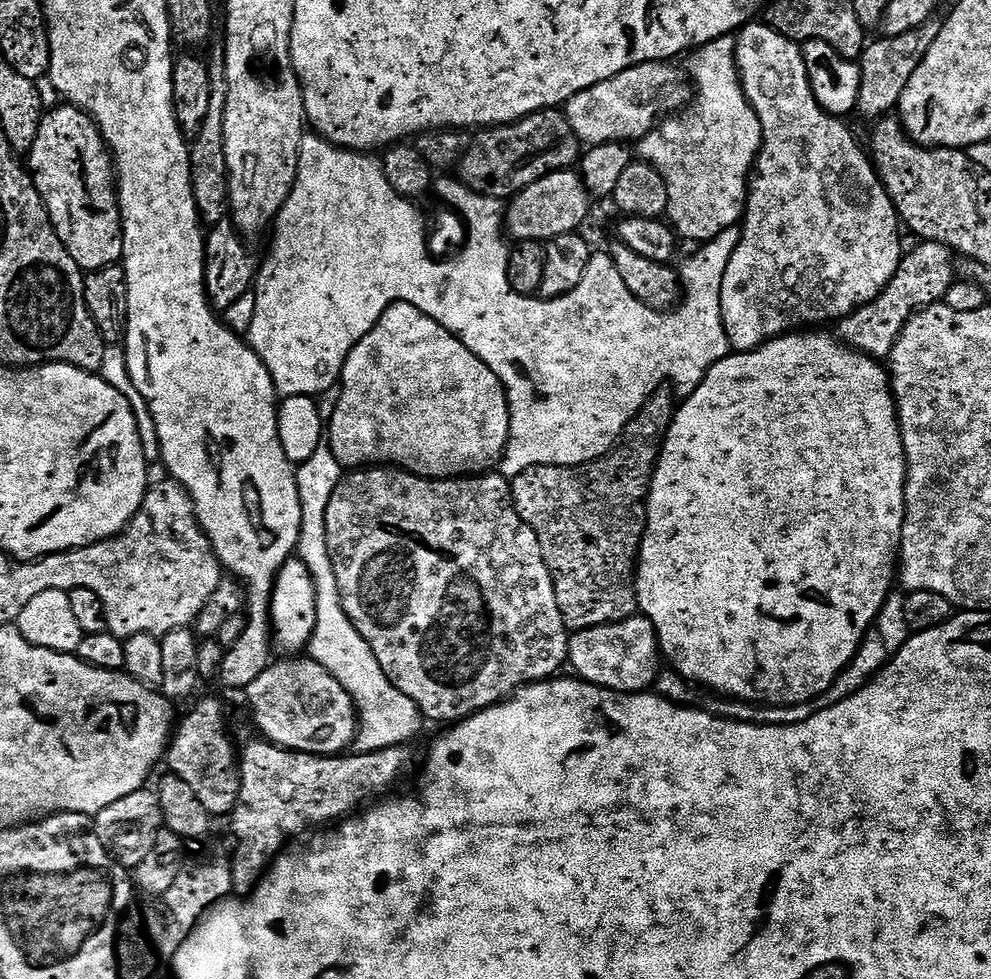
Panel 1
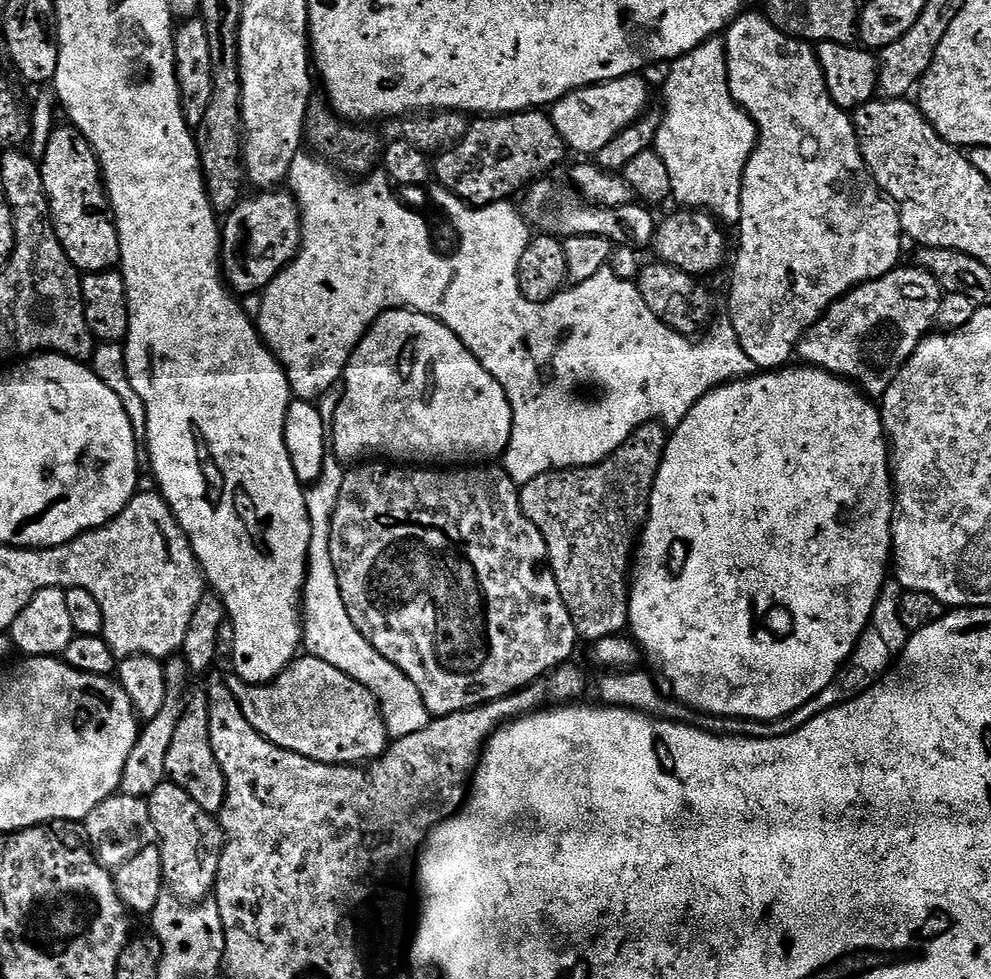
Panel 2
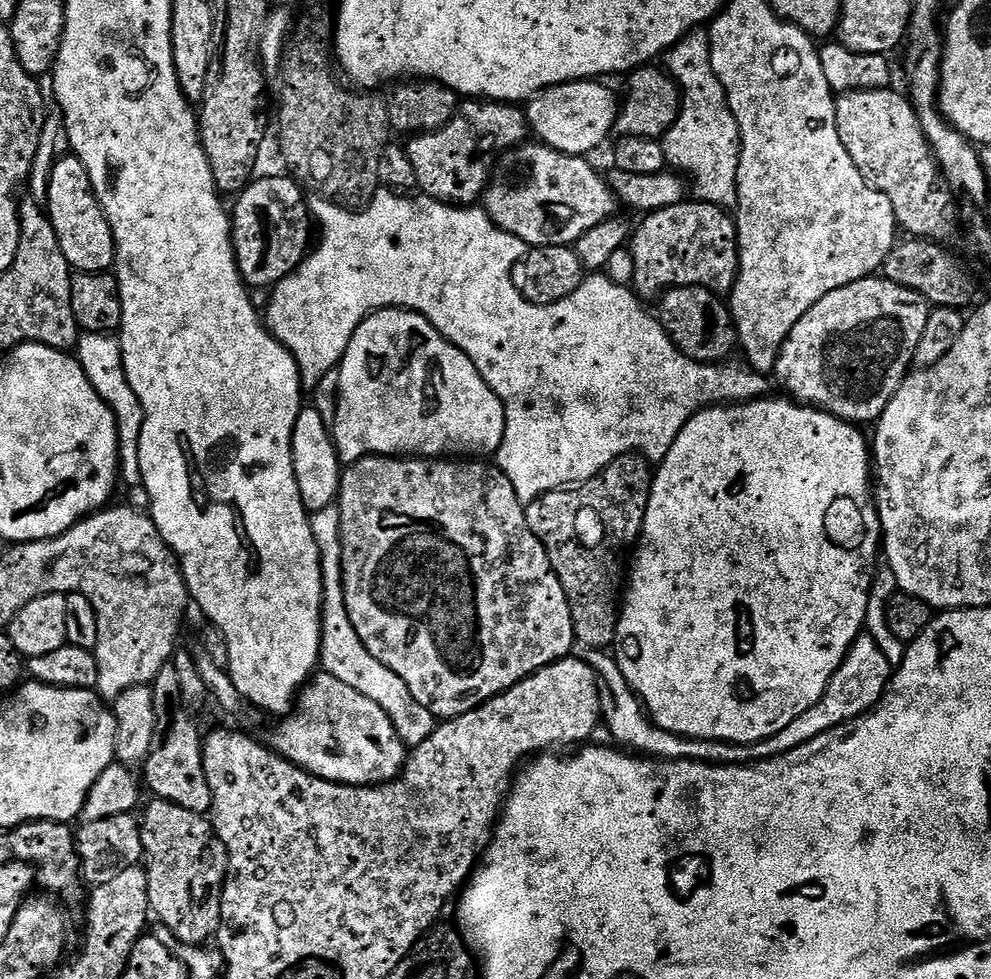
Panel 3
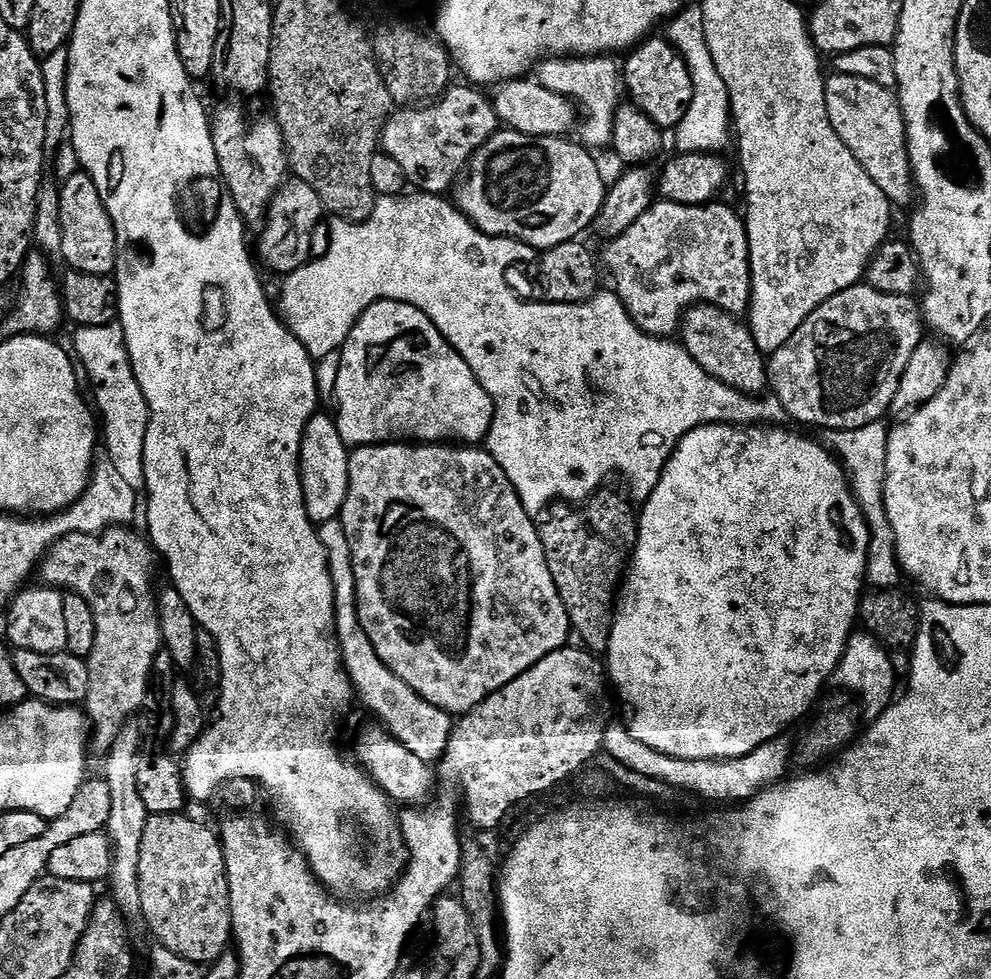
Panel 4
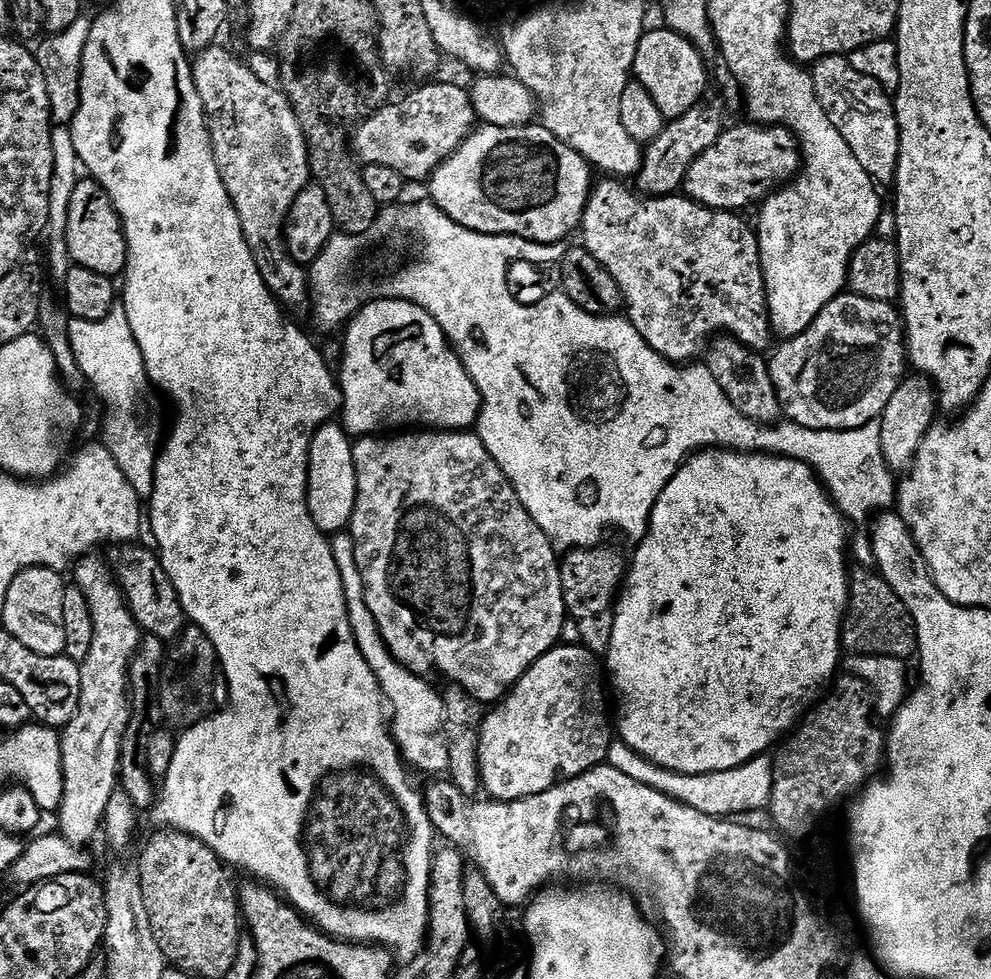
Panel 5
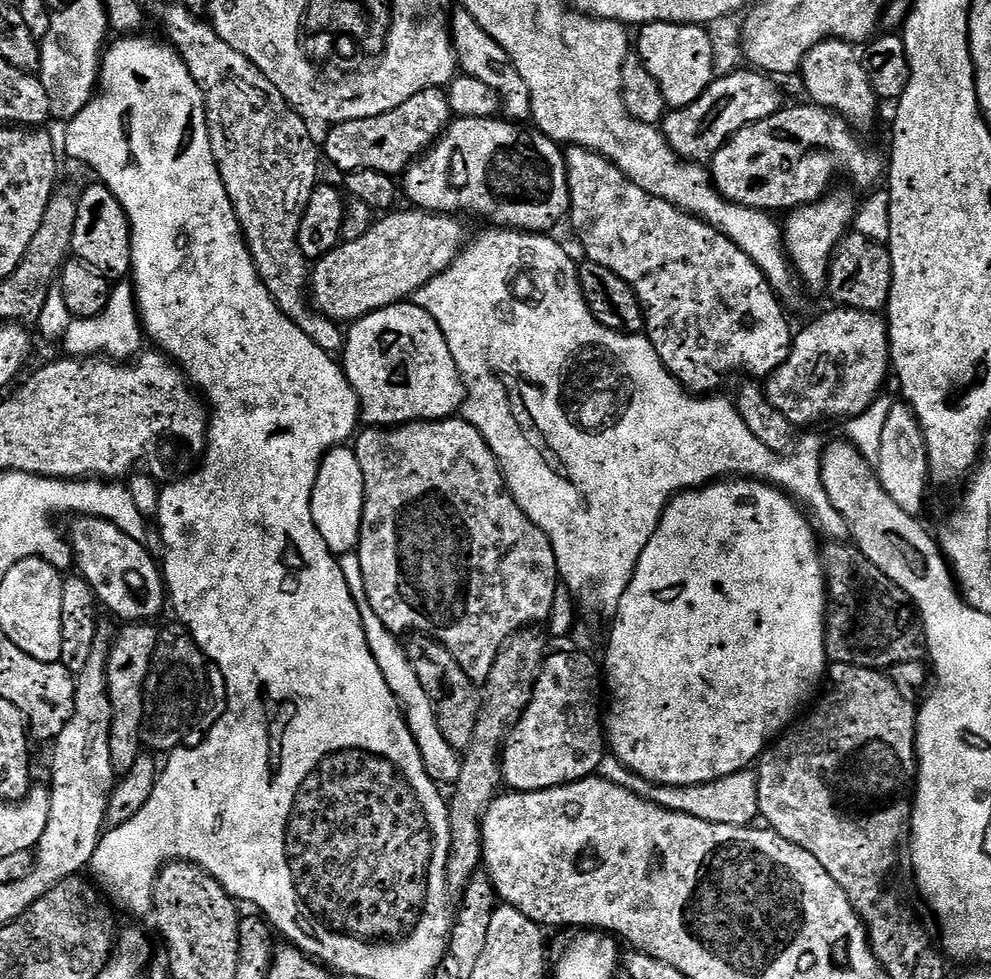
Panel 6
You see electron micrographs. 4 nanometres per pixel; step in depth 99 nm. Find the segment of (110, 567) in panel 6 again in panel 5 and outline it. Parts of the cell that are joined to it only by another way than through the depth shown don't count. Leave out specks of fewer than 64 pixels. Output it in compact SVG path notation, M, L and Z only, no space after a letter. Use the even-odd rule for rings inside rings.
M124 546L114 559L116 579L120 581L120 589L124 591L124 599L128 601L128 609L136 623L149 636L156 636L165 642L176 641L186 627L184 607L162 566L159 555L151 547Z

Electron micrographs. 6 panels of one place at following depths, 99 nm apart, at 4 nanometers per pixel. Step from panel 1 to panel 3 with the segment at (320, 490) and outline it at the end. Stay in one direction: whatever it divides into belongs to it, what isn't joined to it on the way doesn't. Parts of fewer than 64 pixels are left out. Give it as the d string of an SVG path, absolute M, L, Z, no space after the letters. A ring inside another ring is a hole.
M335 503L311 513L314 542L318 542L320 561L322 562L322 590L324 591L324 609L320 615L320 664L323 671L339 678L358 690L360 694L371 698L393 720L398 734L408 746L421 744L438 726L437 717L433 716L426 706L422 706L410 694L406 682L394 674L358 638L358 630L354 630L354 622L350 622L350 614L346 610L346 594L342 578L342 534L340 533L340 509Z

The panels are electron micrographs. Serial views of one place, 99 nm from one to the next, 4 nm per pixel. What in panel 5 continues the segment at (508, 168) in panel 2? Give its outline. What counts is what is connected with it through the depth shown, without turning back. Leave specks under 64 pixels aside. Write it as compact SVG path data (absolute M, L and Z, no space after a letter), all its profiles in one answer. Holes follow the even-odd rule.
M434 82L421 83L424 85L417 92L410 93L405 100L400 100L397 104L385 103L377 107L367 118L361 119L350 136L350 147L361 165L390 166L390 170L398 170L398 174L402 174L405 182L427 182L432 179L438 166L442 166L442 162L446 162L446 158L450 158L450 154L454 154L458 146L462 146L464 139L478 124L471 91L460 84L430 83Z

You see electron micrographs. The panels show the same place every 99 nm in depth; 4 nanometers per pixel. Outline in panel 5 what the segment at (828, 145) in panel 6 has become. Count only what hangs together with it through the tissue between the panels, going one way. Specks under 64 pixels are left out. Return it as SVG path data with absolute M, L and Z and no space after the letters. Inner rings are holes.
M743 122L737 128L725 127L724 133L698 158L694 158L694 164L684 179L683 195L688 199L703 204L705 208L714 208L718 212L739 213L740 208L748 208L751 204L759 205L768 199L773 192L781 186L791 184L796 178L796 173L802 167L802 153L795 136L787 128L779 126L765 126L755 122Z

